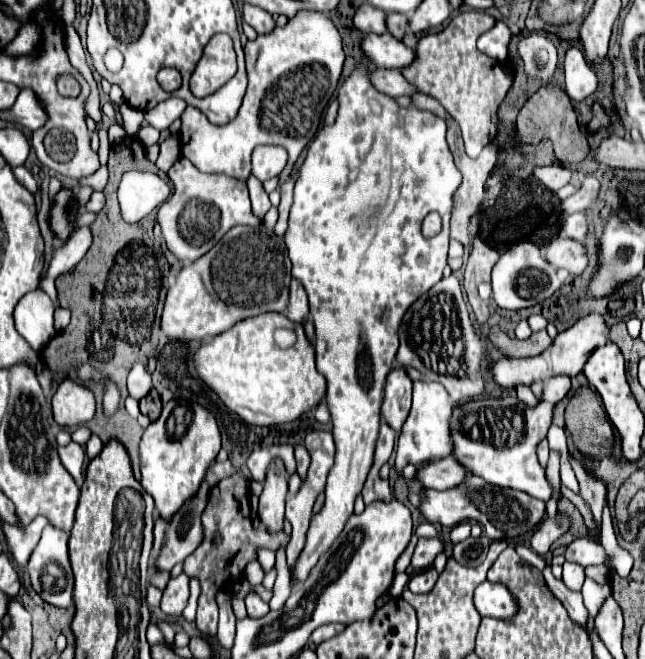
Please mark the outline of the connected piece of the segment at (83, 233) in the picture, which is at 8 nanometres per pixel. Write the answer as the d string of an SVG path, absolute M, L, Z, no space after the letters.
M84 223L78 231L74 231L72 239L66 241L56 253L54 253L54 259L48 267L48 273L46 277L40 281L40 287L44 287L44 291L48 291L52 303L56 309L60 309L60 303L58 303L58 295L56 295L56 287L54 287L54 279L66 271L70 271L84 255L86 251L90 249L92 245L92 229L90 229L90 223Z

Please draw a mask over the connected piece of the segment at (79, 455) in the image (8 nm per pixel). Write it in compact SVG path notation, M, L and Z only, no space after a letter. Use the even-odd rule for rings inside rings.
M70 443L66 447L58 447L58 453L60 453L60 459L62 459L62 465L66 467L66 471L74 477L74 481L78 485L82 485L82 469L84 469L84 449L78 445L78 443Z

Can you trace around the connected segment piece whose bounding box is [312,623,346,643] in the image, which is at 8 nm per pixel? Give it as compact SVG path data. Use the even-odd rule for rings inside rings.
M332 623L332 625L324 625L324 627L318 627L314 633L312 633L312 641L314 643L322 643L324 639L330 639L334 635L338 635L340 631L344 631L346 625L344 623Z

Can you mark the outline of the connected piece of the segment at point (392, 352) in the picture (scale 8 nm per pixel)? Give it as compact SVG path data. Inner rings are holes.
M360 63L346 77L338 89L338 103L340 107L334 125L322 127L308 145L308 155L294 187L290 225L284 235L292 261L292 277L304 283L310 301L310 317L316 327L316 367L328 381L326 405L332 415L336 443L334 465L324 489L326 503L312 515L306 545L292 567L294 585L304 583L310 575L310 567L314 567L322 553L328 551L354 513L354 501L362 493L374 463L384 381L398 351L398 329L410 305L442 279L450 243L454 193L462 183L462 173L454 165L454 157L446 143L446 121L430 111L420 111L416 107L404 109L394 97L376 91L366 63ZM430 211L442 215L442 233L426 239L420 225Z

